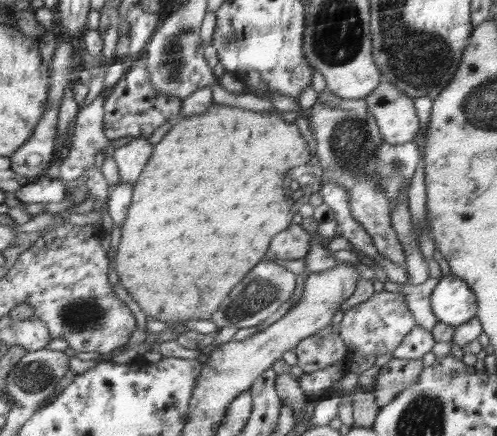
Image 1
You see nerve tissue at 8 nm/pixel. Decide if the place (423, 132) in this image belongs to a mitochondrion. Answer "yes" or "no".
no

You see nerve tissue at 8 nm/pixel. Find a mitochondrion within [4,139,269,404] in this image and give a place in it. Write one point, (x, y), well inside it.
(84, 314)

